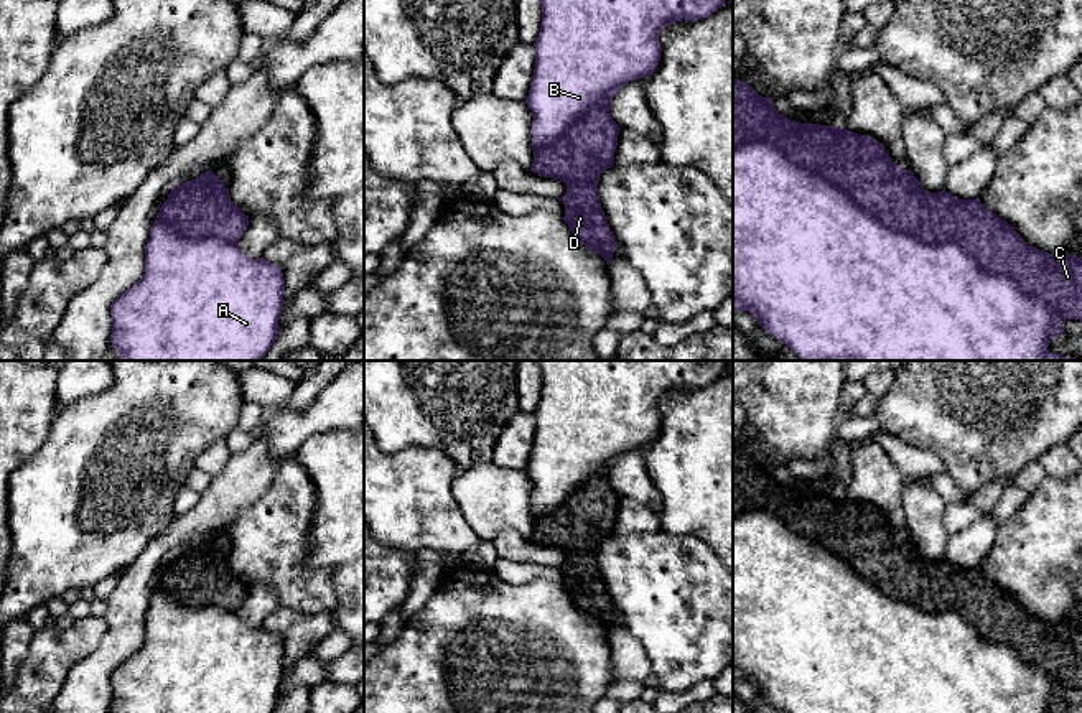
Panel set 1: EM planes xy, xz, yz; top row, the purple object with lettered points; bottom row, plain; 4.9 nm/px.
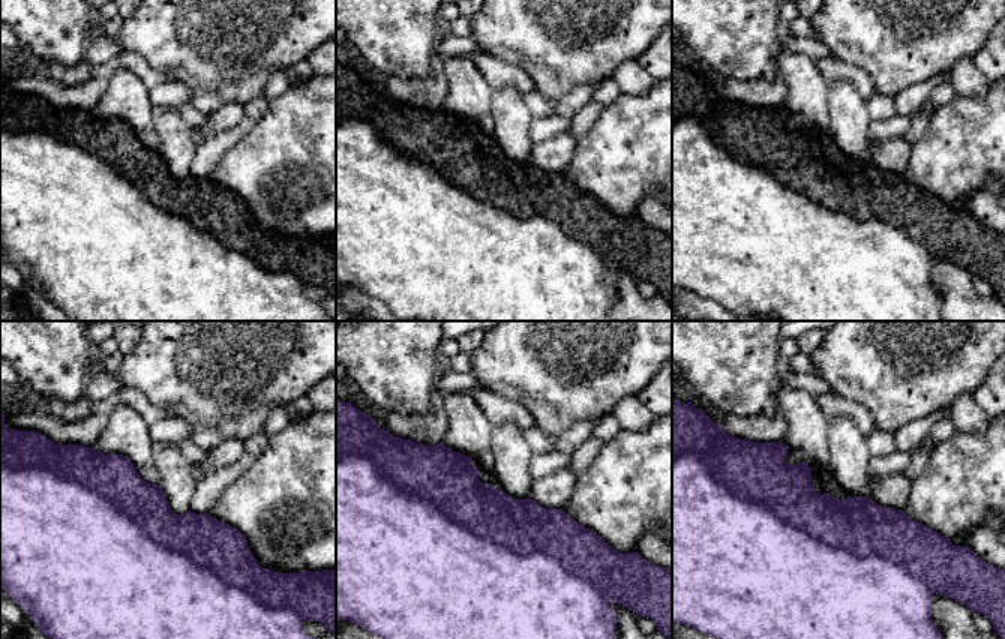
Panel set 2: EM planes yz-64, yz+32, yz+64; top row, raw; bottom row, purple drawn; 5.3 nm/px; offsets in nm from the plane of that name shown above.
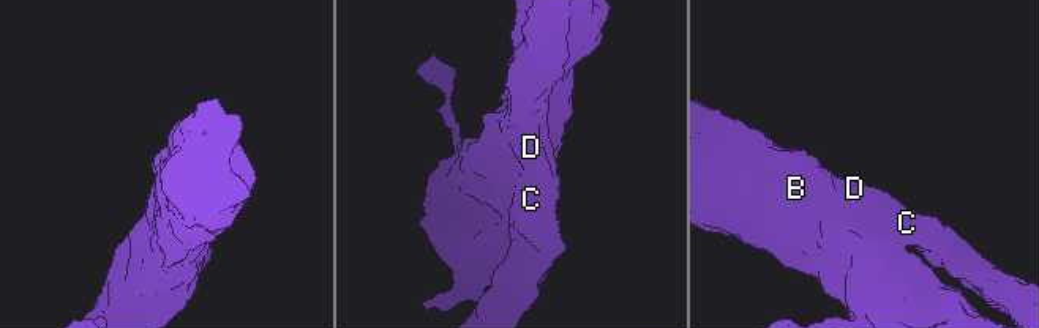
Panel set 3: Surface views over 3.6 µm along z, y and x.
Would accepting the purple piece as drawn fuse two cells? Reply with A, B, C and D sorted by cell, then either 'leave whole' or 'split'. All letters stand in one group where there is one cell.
A B C D | leave whole

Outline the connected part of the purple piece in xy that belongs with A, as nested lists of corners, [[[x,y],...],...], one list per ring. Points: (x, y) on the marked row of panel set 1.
[[[212,171],[171,189],[152,226],[145,249],[145,273],[110,306],[110,343],[120,361],[262,361],[280,331],[285,305],[282,268],[264,257],[244,254],[237,240],[249,216],[229,198],[224,181]]]

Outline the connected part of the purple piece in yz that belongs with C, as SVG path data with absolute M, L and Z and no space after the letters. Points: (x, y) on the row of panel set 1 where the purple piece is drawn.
M733 77L733 313L749 311L759 326L802 361L1079 361L1047 351L1064 319L1082 321L1082 257L1047 254L1024 242L980 199L929 193L912 171L891 161L884 145L843 127L800 123L779 114L769 97Z

